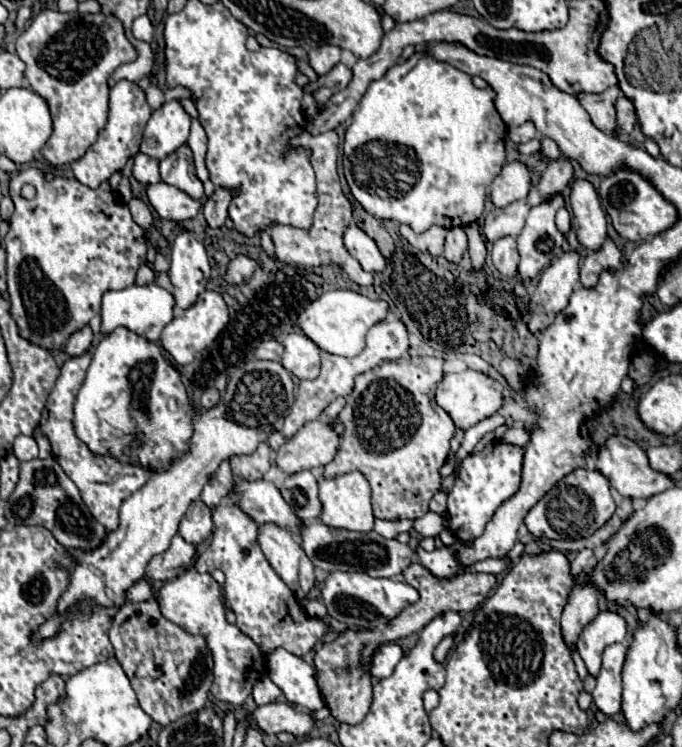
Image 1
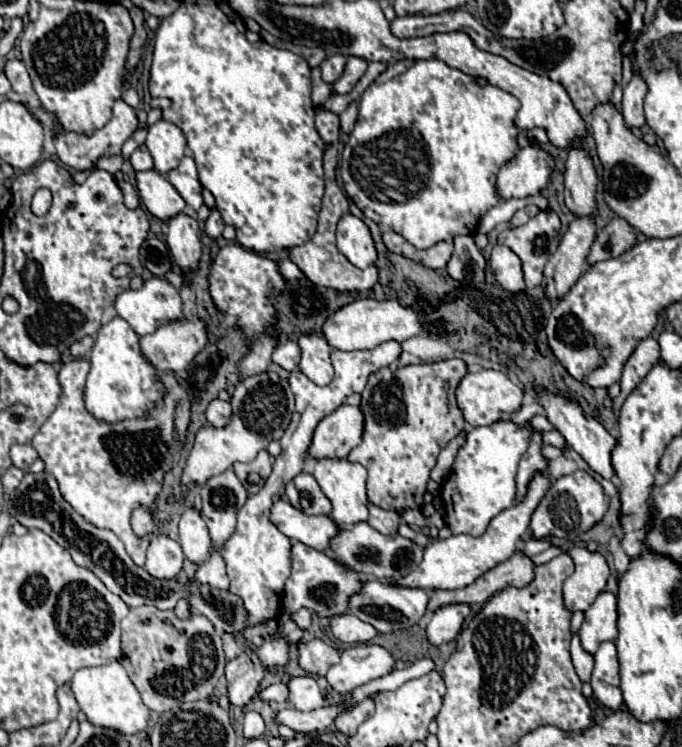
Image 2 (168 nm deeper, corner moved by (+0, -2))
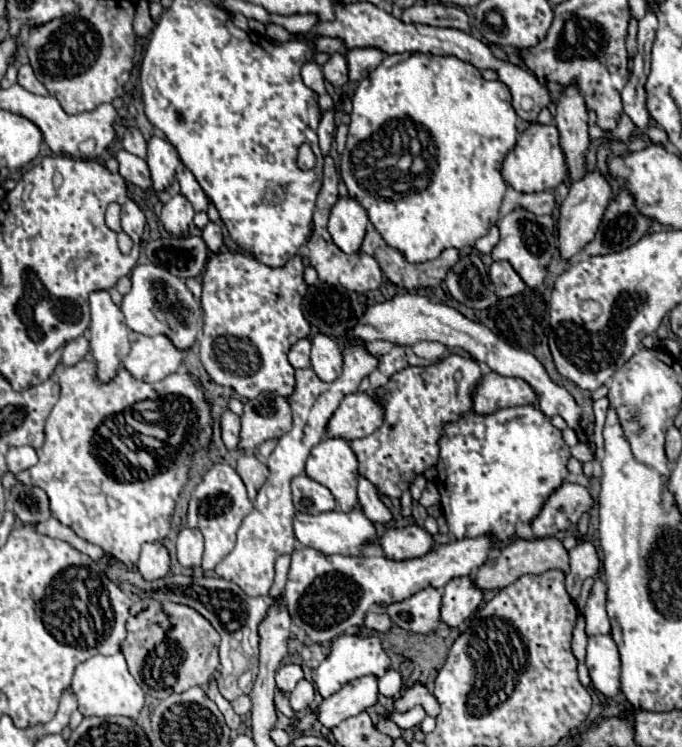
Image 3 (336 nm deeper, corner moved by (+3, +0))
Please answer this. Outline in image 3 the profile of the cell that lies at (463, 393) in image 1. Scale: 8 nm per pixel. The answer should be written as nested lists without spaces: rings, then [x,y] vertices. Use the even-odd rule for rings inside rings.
[[[489,373],[481,379],[473,395],[473,409],[481,415],[515,405],[537,405],[535,389],[517,377],[501,377],[499,373]]]

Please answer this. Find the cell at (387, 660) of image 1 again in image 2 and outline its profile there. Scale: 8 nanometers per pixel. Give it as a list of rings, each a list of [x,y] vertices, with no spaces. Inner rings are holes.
[[[356,645],[342,651],[342,659],[326,673],[328,683],[338,693],[348,693],[372,679],[396,669],[394,657],[380,645]]]

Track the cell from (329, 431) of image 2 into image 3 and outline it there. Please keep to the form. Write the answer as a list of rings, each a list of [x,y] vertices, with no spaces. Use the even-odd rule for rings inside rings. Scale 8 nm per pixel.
[[[351,393],[347,395],[337,413],[331,417],[327,425],[329,437],[345,437],[347,441],[371,435],[383,423],[385,409],[383,403],[367,393]]]

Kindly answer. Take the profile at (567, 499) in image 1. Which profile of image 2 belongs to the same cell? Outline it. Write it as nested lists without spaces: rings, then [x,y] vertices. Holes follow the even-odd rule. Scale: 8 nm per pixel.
[[[576,471],[552,483],[552,487],[546,491],[536,511],[532,513],[530,531],[536,539],[546,539],[546,537],[574,539],[574,535],[582,535],[588,529],[592,529],[596,523],[600,523],[606,511],[608,511],[608,501],[602,485],[586,471]]]

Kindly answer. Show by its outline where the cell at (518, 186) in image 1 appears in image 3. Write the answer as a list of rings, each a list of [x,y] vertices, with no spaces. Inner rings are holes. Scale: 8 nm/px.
[[[531,123],[517,139],[517,145],[513,151],[503,161],[503,177],[505,181],[521,191],[521,193],[533,193],[533,191],[545,191],[545,189],[555,189],[559,183],[563,183],[569,177],[569,169],[565,163],[565,155],[559,145],[559,131],[557,127],[551,125],[541,125],[541,123]]]

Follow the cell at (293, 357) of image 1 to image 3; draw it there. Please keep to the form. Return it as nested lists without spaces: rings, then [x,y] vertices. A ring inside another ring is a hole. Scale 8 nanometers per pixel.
[[[315,335],[311,339],[311,367],[323,381],[335,381],[343,369],[343,349],[327,335]]]

